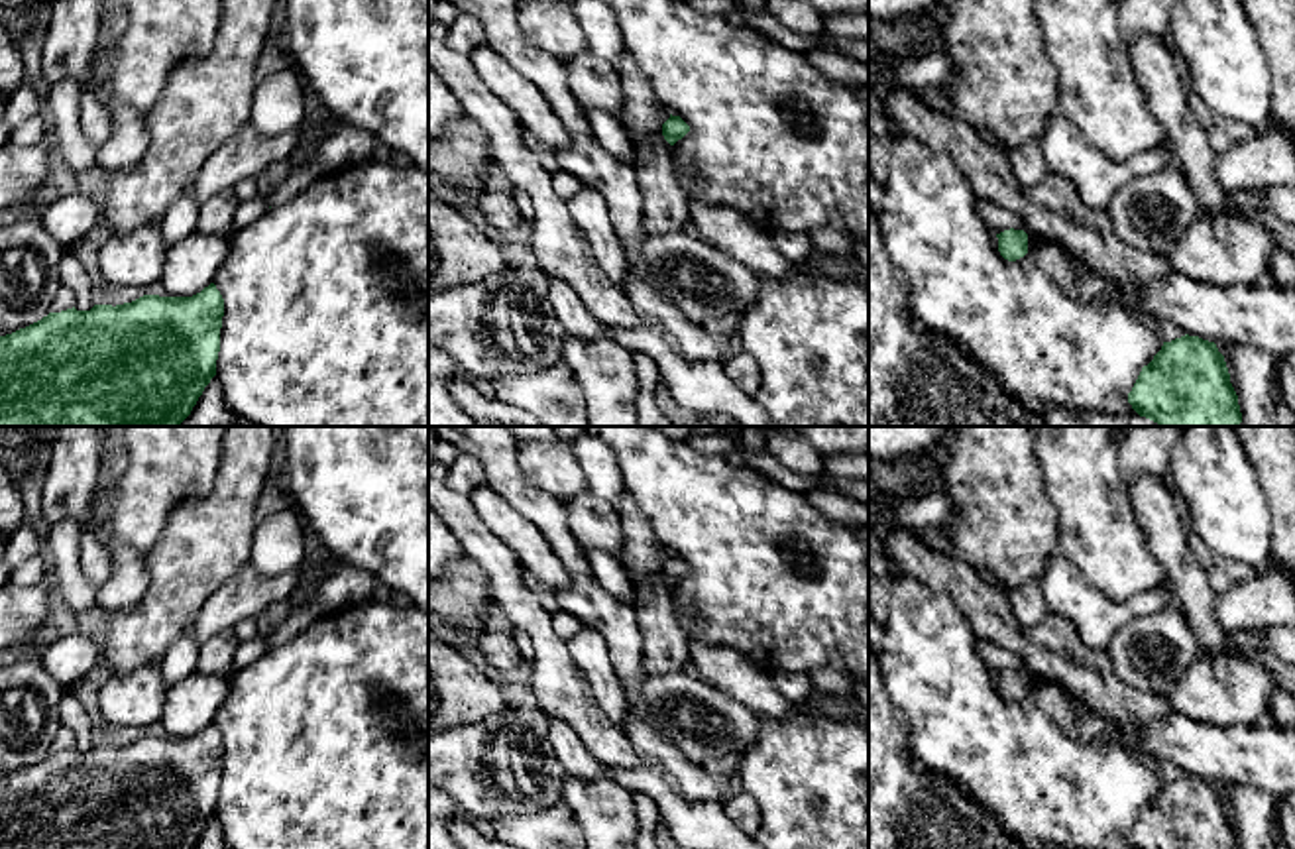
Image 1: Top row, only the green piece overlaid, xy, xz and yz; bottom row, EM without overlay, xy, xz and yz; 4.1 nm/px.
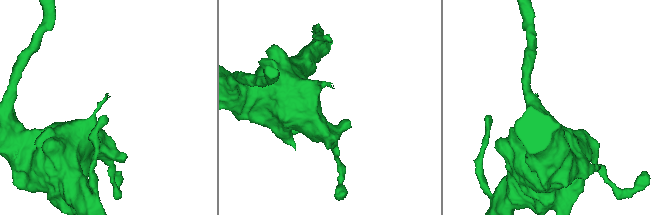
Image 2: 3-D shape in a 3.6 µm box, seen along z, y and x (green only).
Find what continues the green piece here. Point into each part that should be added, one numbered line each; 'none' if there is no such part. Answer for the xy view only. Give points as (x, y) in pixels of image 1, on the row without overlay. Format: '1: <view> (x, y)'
none

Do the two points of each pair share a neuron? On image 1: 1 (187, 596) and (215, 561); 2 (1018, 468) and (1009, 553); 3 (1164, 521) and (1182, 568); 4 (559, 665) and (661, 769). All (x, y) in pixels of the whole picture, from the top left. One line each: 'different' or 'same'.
1: same
2: same
3: same
4: different

